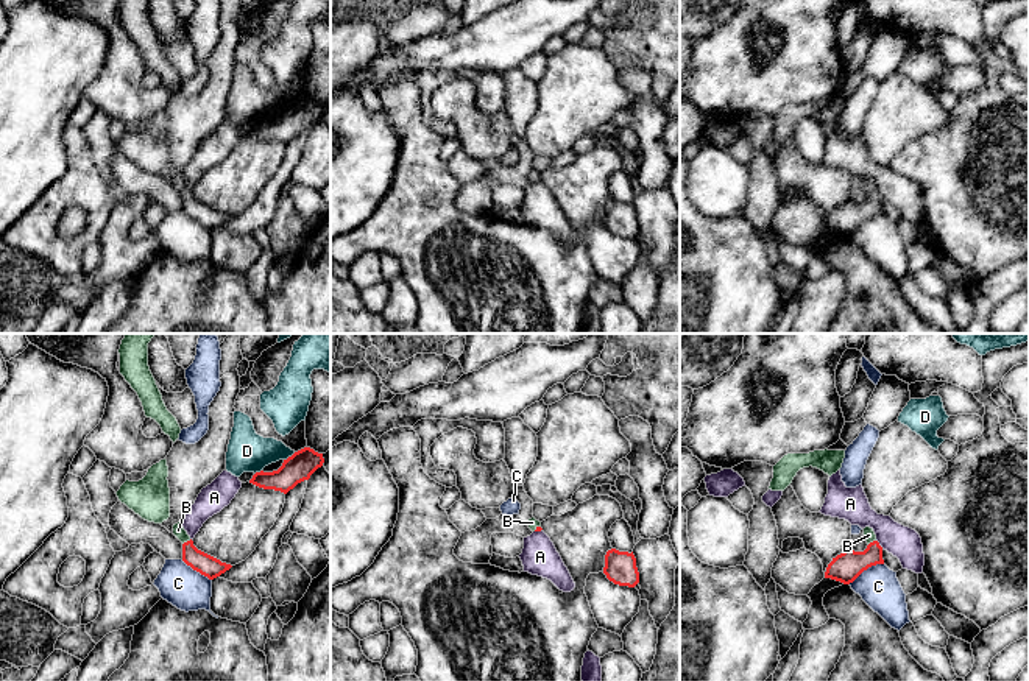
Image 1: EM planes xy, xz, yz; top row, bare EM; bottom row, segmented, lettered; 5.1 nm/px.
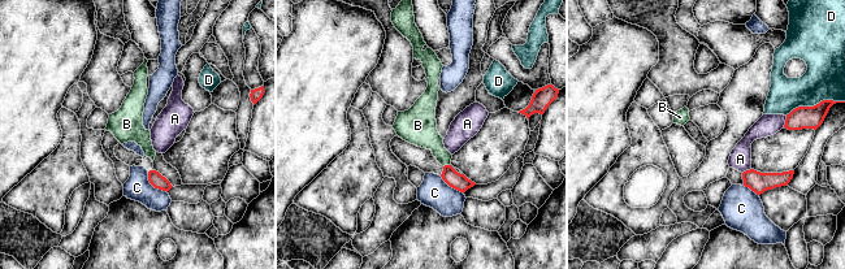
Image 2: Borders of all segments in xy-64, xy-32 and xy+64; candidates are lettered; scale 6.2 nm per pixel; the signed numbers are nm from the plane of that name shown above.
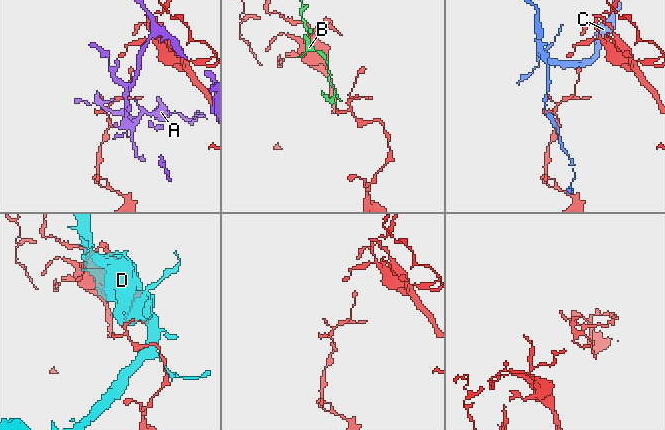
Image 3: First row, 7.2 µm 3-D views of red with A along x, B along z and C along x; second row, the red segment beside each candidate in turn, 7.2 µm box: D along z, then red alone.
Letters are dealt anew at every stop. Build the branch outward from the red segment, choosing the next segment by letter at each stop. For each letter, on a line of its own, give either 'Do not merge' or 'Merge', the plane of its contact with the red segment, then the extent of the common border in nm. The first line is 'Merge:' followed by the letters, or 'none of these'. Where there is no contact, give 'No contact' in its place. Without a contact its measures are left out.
Merge: B
A: Do not merge. Touches red in yz. Shared border 60 nm
B: Merge. Touches red in xy. Shared border 50 nm
C: Do not merge. Touches red in yz. Shared border 220 nm
D: Do not merge. Touches red in xy. Shared border 80 nm

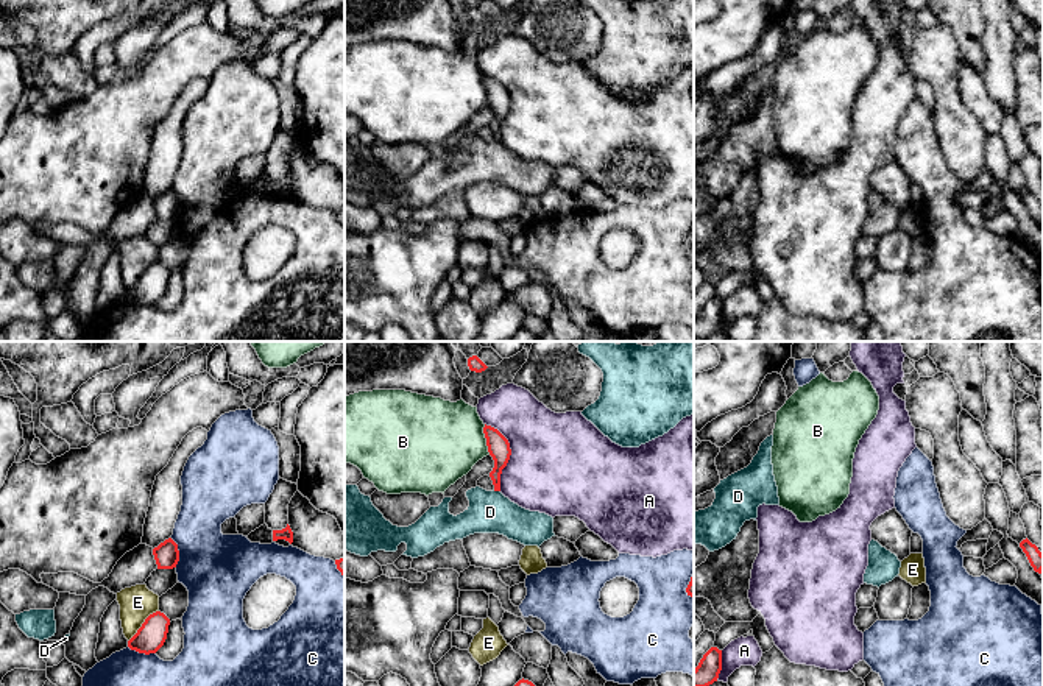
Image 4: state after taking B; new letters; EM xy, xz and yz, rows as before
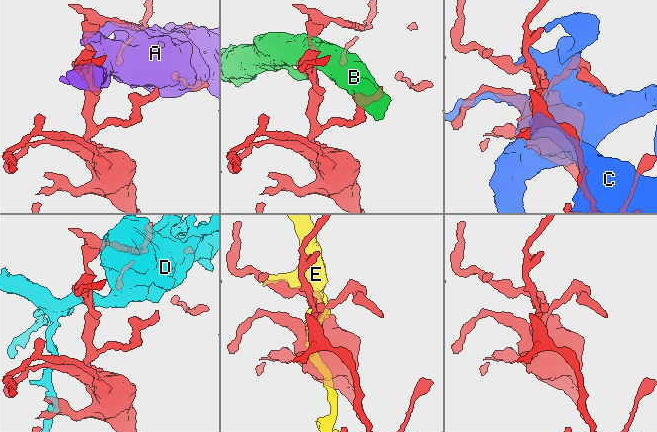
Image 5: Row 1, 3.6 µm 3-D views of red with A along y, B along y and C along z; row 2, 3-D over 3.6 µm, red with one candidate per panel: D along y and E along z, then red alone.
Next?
Merge: none of these
A: Do not merge. Touches red in xz. Shared border 360 nm
B: Do not merge. Touches red in xz. Shared border 160 nm
C: Do not merge. Touches red in xy. Shared border 160 nm
D: Do not merge. Touches red in xz. Shared border 40 nm
E: Do not merge. Touches red in xy. Shared border 220 nm

